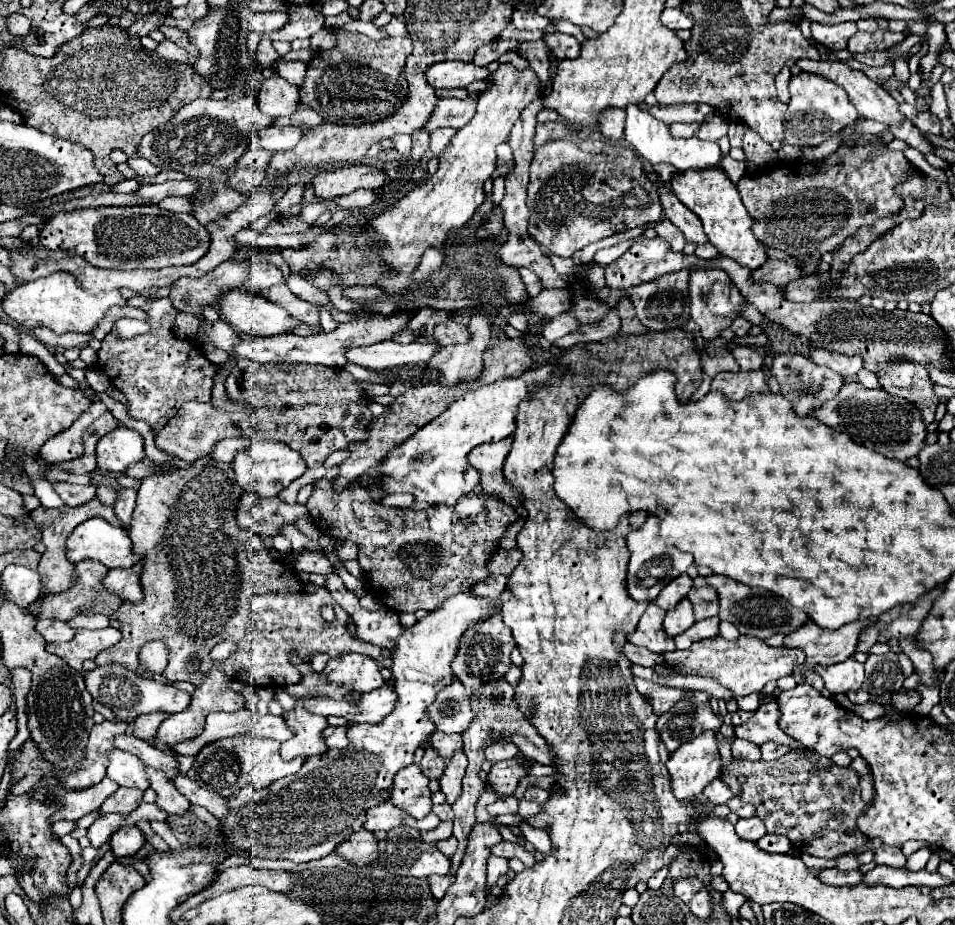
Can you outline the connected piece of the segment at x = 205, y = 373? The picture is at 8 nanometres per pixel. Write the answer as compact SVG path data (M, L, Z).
M169 299L147 301L143 309L149 313L147 323L151 323L151 333L127 341L119 341L113 333L109 333L97 351L97 367L109 375L111 383L119 391L125 393L129 417L149 423L151 431L157 435L157 431L161 431L161 427L185 401L211 399L217 365L203 355L201 345L187 339L181 341L173 335L171 327L177 311Z

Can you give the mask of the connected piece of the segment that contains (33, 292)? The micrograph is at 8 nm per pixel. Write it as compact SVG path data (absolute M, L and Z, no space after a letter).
M55 271L47 277L41 277L31 283L23 283L17 287L17 291L11 291L11 295L5 295L3 299L3 311L15 319L21 327L35 329L35 327L49 327L55 333L91 333L99 321L107 315L107 309L111 307L125 307L127 299L121 295L121 291L101 291L101 293L87 293L83 287L77 287L77 281L67 271Z

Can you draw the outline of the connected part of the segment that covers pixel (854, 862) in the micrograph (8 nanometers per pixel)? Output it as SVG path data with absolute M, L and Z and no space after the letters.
M853 853L853 855L841 855L841 857L837 859L837 867L843 869L843 871L859 869L861 863L859 863L859 859L857 859L857 853Z

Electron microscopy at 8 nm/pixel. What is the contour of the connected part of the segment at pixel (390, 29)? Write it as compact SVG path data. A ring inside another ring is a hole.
M391 19L387 25L381 27L381 31L389 33L389 35L407 35L407 29L405 29L405 23L401 23L399 19Z

